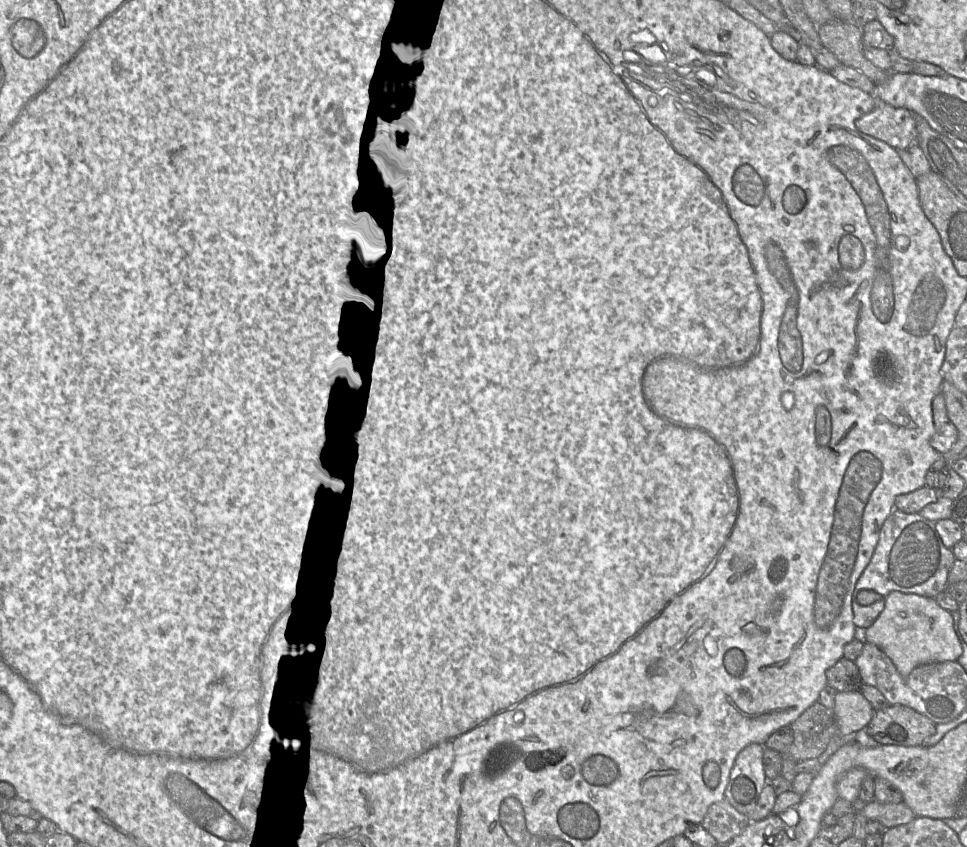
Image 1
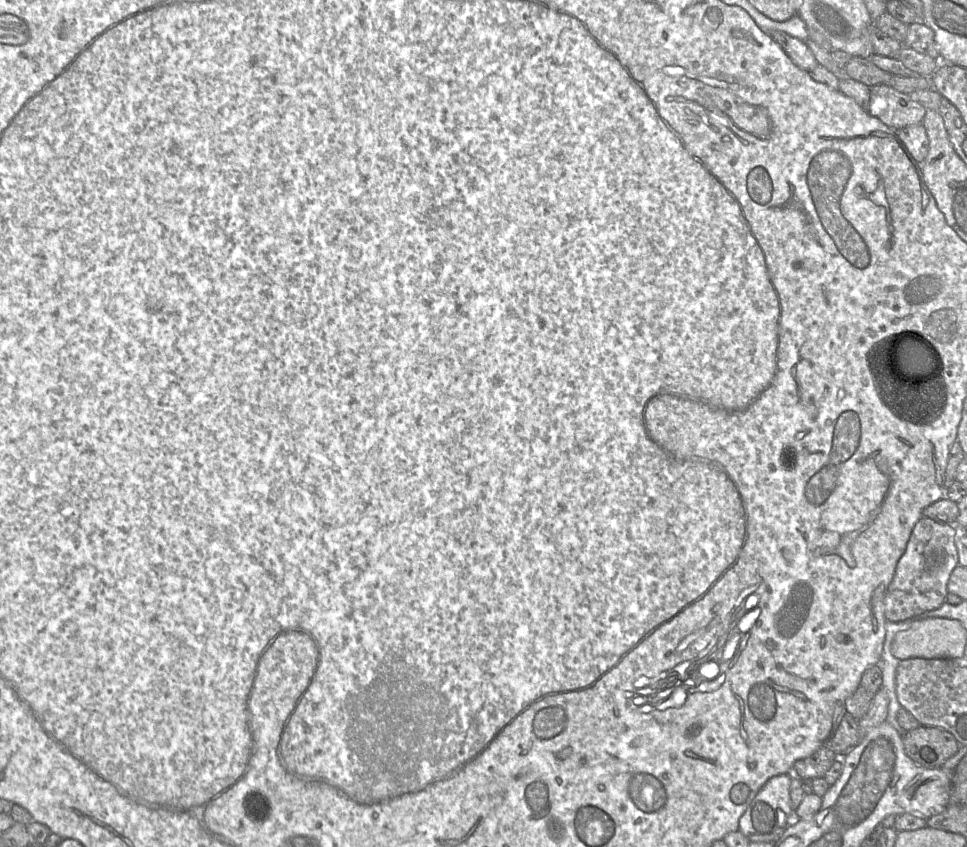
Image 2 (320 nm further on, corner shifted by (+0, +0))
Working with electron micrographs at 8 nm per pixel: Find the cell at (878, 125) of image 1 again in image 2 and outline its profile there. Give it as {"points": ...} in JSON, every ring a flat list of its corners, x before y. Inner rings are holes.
{"points":[[884,83,870,88,868,113,893,130,898,130,920,124,926,108,912,100,909,94]]}

